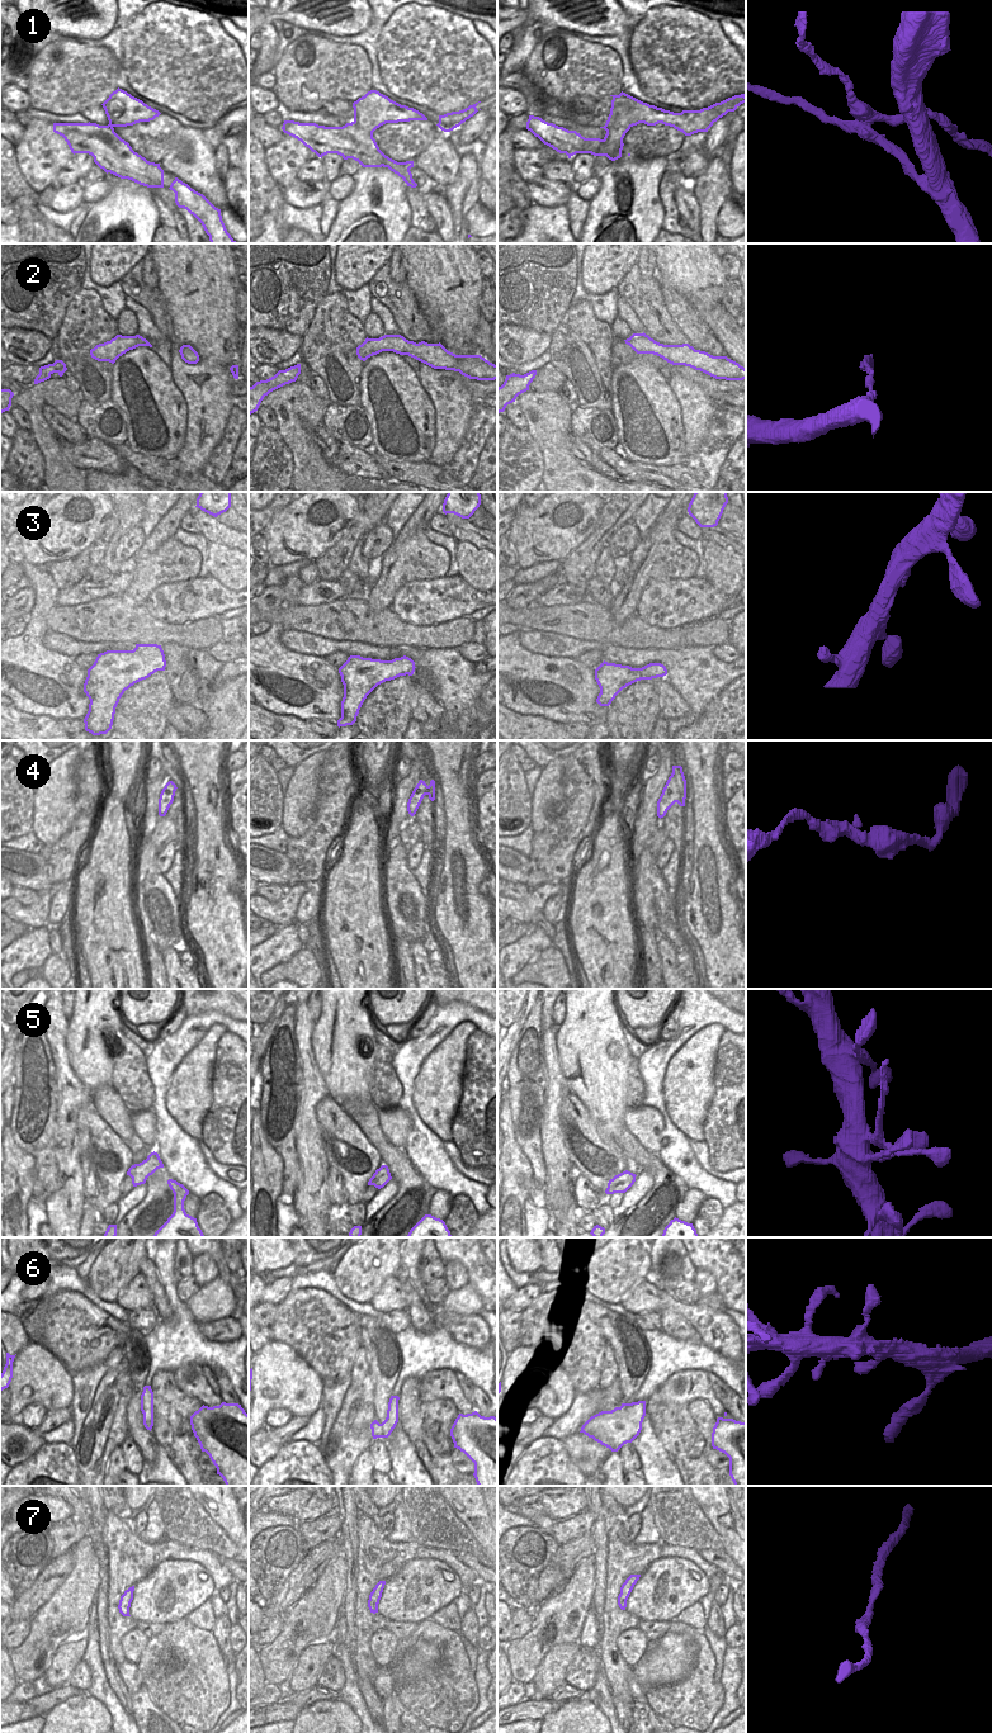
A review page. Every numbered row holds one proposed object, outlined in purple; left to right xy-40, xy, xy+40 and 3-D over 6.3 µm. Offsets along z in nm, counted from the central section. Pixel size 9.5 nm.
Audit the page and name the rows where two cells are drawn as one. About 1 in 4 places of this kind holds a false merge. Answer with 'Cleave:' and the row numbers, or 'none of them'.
Cleave: 1

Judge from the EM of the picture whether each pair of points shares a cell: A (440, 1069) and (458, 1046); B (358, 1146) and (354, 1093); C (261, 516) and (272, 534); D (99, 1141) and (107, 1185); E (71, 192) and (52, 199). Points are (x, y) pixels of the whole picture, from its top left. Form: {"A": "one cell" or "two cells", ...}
{"A": "one cell", "B": "two cells", "C": "two cells", "D": "one cell", "E": "one cell"}

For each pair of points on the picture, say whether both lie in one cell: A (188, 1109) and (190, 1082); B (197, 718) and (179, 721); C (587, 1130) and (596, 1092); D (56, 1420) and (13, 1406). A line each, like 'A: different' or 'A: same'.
A: same
B: same
C: different
D: different

